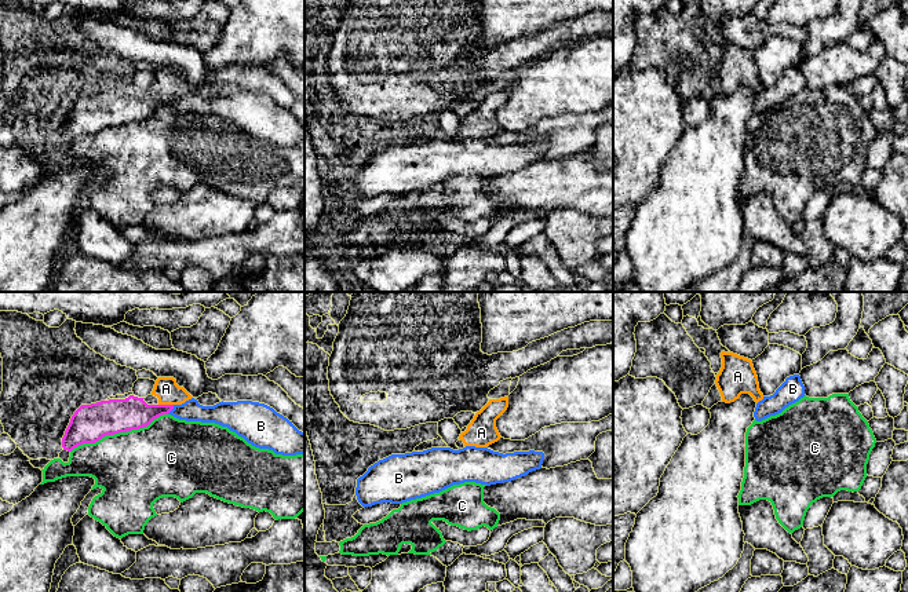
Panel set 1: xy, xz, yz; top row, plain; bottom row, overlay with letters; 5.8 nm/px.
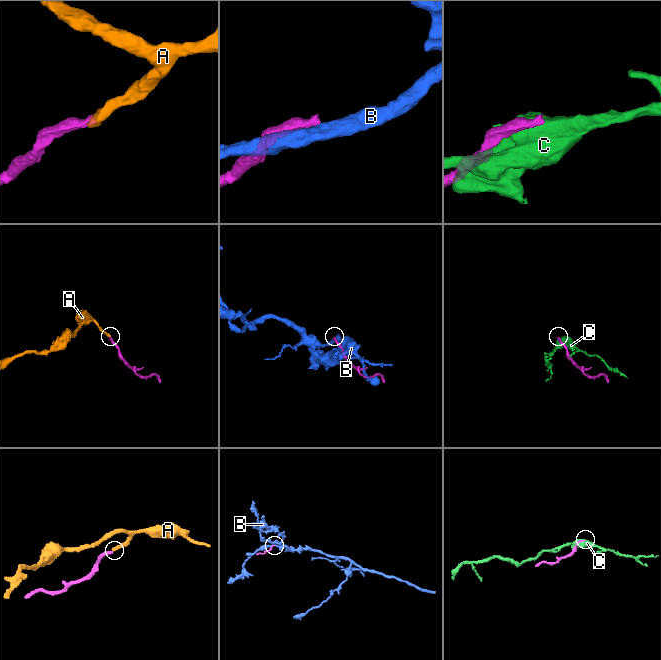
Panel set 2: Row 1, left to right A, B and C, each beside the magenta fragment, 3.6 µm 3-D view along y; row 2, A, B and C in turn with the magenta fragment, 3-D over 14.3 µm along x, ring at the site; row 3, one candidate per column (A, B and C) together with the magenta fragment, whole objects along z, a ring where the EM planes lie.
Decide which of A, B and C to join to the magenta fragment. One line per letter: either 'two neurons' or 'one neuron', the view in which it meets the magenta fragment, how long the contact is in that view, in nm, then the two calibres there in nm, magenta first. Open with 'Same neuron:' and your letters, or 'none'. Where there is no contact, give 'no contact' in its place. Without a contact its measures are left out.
Same neuron: A
A: one neuron; contact in xy; length 90 nm; calibres 190 and 140 nm
B: two neurons; contact in xy; length 70 nm; calibres 190 and 120 nm
C: two neurons; contact in xy; length 600 nm; calibres 220 and 440 nm

